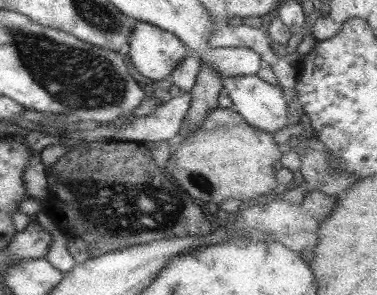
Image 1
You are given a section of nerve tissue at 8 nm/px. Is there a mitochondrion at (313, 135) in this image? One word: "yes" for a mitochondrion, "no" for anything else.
no

